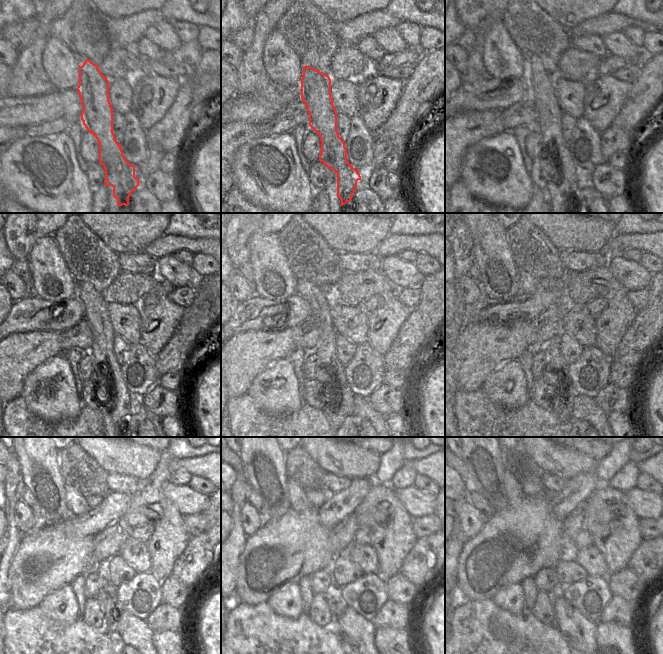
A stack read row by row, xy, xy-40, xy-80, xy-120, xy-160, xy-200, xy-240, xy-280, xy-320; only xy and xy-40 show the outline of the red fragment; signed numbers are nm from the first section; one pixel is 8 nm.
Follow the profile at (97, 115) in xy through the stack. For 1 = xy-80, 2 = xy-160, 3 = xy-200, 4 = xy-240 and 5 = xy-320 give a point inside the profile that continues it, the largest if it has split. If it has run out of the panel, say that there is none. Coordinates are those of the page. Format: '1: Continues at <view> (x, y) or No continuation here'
1: Continues at xy-80 (541, 84)
2: Continues at xy-160 (320, 301)
3: Continues at xy-200 (556, 360)
4: Continues at xy-240 (76, 503)
5: Continues at xy-320 (513, 489)

